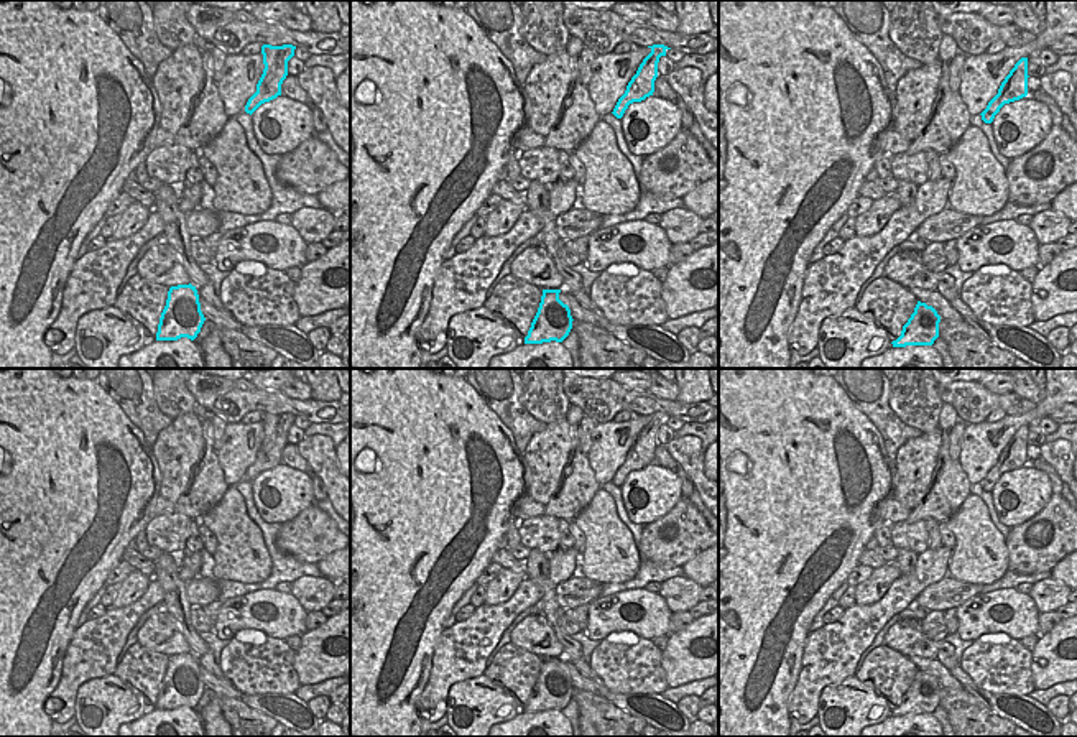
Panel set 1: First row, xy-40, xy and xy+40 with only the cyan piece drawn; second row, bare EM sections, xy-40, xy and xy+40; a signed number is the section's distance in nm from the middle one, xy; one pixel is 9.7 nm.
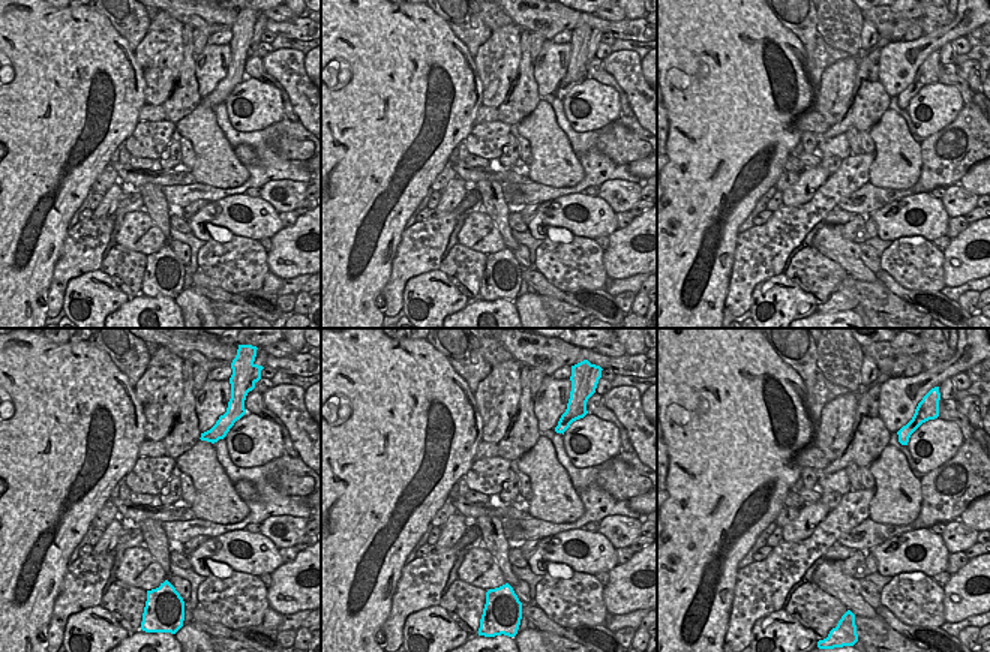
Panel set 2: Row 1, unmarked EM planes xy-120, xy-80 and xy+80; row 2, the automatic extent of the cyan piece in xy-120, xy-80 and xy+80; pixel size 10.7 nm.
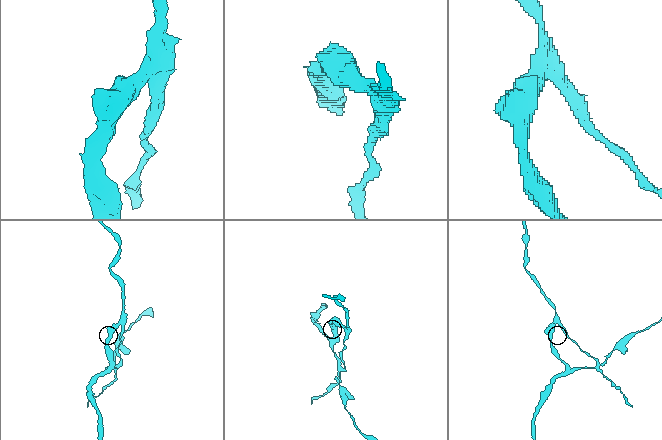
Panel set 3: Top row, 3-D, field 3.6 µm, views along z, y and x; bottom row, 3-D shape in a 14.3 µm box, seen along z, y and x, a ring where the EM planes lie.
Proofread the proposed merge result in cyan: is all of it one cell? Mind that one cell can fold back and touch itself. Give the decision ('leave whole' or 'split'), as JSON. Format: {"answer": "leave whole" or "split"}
{"answer": "split"}

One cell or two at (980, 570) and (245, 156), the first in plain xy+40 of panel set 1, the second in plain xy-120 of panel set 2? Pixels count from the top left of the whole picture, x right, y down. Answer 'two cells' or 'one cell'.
two cells

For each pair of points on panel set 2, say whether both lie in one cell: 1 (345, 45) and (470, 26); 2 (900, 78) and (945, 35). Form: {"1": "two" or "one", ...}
{"1": "two", "2": "one"}

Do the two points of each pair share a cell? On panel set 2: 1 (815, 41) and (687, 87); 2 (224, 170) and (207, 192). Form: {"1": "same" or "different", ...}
{"1": "different", "2": "different"}

